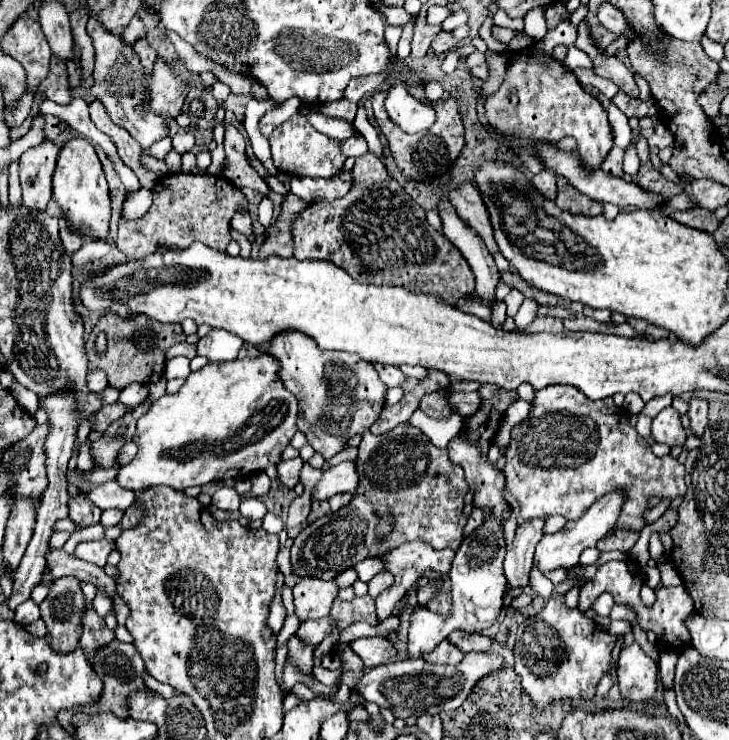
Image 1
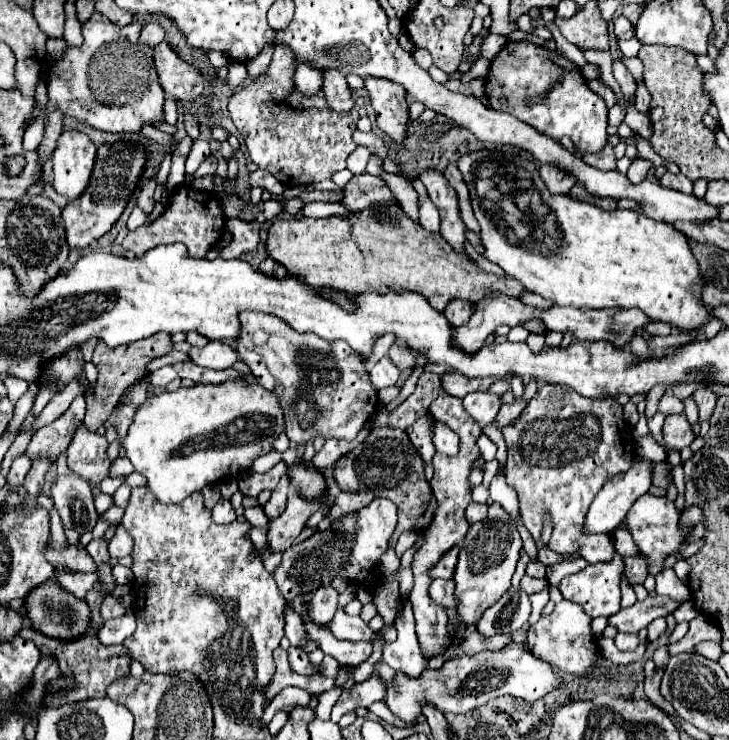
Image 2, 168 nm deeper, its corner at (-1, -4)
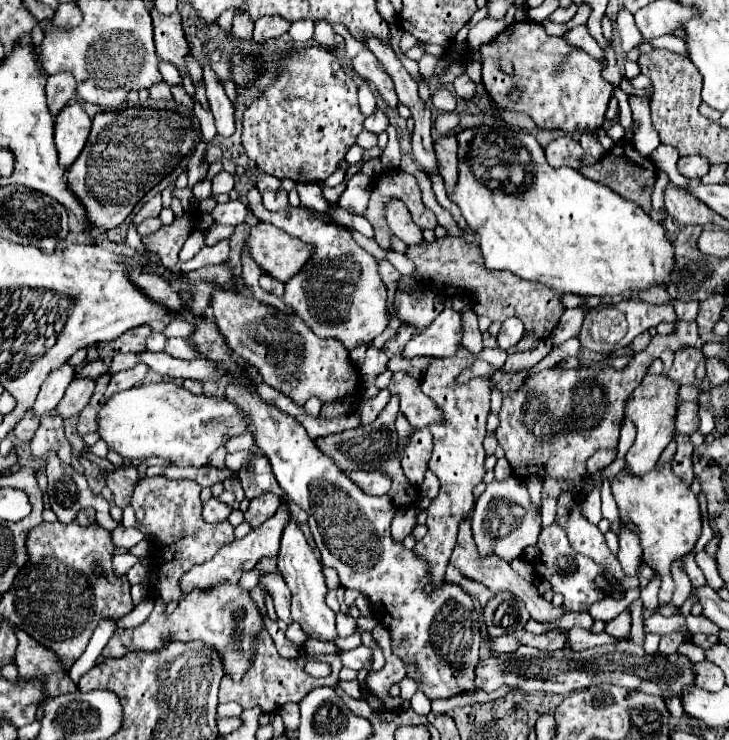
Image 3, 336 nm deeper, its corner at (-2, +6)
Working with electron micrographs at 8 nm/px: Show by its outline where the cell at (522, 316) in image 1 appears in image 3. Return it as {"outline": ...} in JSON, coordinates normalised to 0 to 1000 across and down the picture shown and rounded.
{"outline":[[[694,431],[689,436],[689,442],[686,442],[686,447],[683,447],[683,455],[680,455],[683,469],[700,472],[700,469],[705,469],[716,458],[716,453],[719,453],[716,434],[713,431]]]}

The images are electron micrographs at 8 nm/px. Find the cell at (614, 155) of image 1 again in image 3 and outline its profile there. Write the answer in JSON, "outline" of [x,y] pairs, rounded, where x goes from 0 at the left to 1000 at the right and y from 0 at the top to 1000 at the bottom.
{"outline":[[[798,180],[798,185],[796,185],[796,196],[798,196],[798,201],[801,201],[807,209],[812,209],[815,215],[823,215],[823,212],[829,209],[826,196],[823,196],[823,193],[818,191],[818,185],[809,182],[809,180]]]}

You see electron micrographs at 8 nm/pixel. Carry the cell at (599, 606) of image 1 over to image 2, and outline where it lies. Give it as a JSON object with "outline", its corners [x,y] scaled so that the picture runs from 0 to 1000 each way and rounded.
{"outline":[[[888,807],[883,812],[872,815],[860,823],[846,826],[835,834],[835,845],[846,847],[852,855],[874,857],[882,847],[888,847],[896,836],[912,834],[923,828],[931,820],[931,815],[915,809],[915,807]]]}

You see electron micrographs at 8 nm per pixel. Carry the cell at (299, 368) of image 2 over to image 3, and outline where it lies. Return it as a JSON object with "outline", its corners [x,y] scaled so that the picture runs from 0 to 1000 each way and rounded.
{"outline":[[[294,393],[288,418],[313,469],[335,488],[354,496],[362,518],[401,536],[406,545],[420,545],[425,536],[453,545],[494,526],[494,504],[480,491],[477,474],[466,461],[433,455],[406,426],[395,428],[387,420],[324,393]]]}

